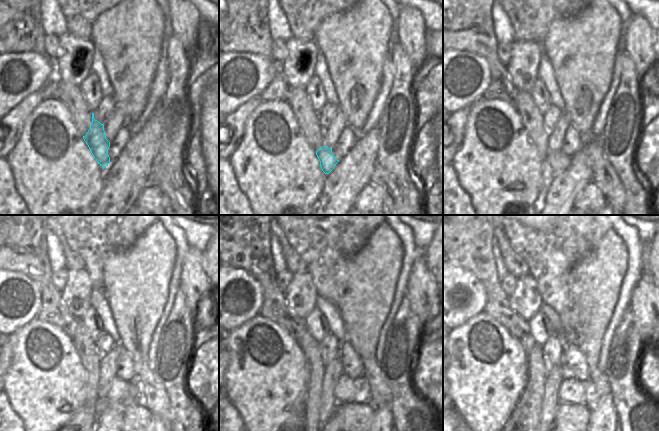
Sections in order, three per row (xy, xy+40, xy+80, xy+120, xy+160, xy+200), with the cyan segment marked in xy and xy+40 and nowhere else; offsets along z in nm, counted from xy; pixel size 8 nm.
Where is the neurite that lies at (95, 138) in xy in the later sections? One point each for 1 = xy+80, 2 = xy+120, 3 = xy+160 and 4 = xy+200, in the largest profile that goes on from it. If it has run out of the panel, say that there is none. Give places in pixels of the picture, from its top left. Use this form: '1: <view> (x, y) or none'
1: xy+80 (557, 162)
2: xy+120 (119, 390)
3: xy+160 (347, 391)
4: xy+200 (571, 390)

